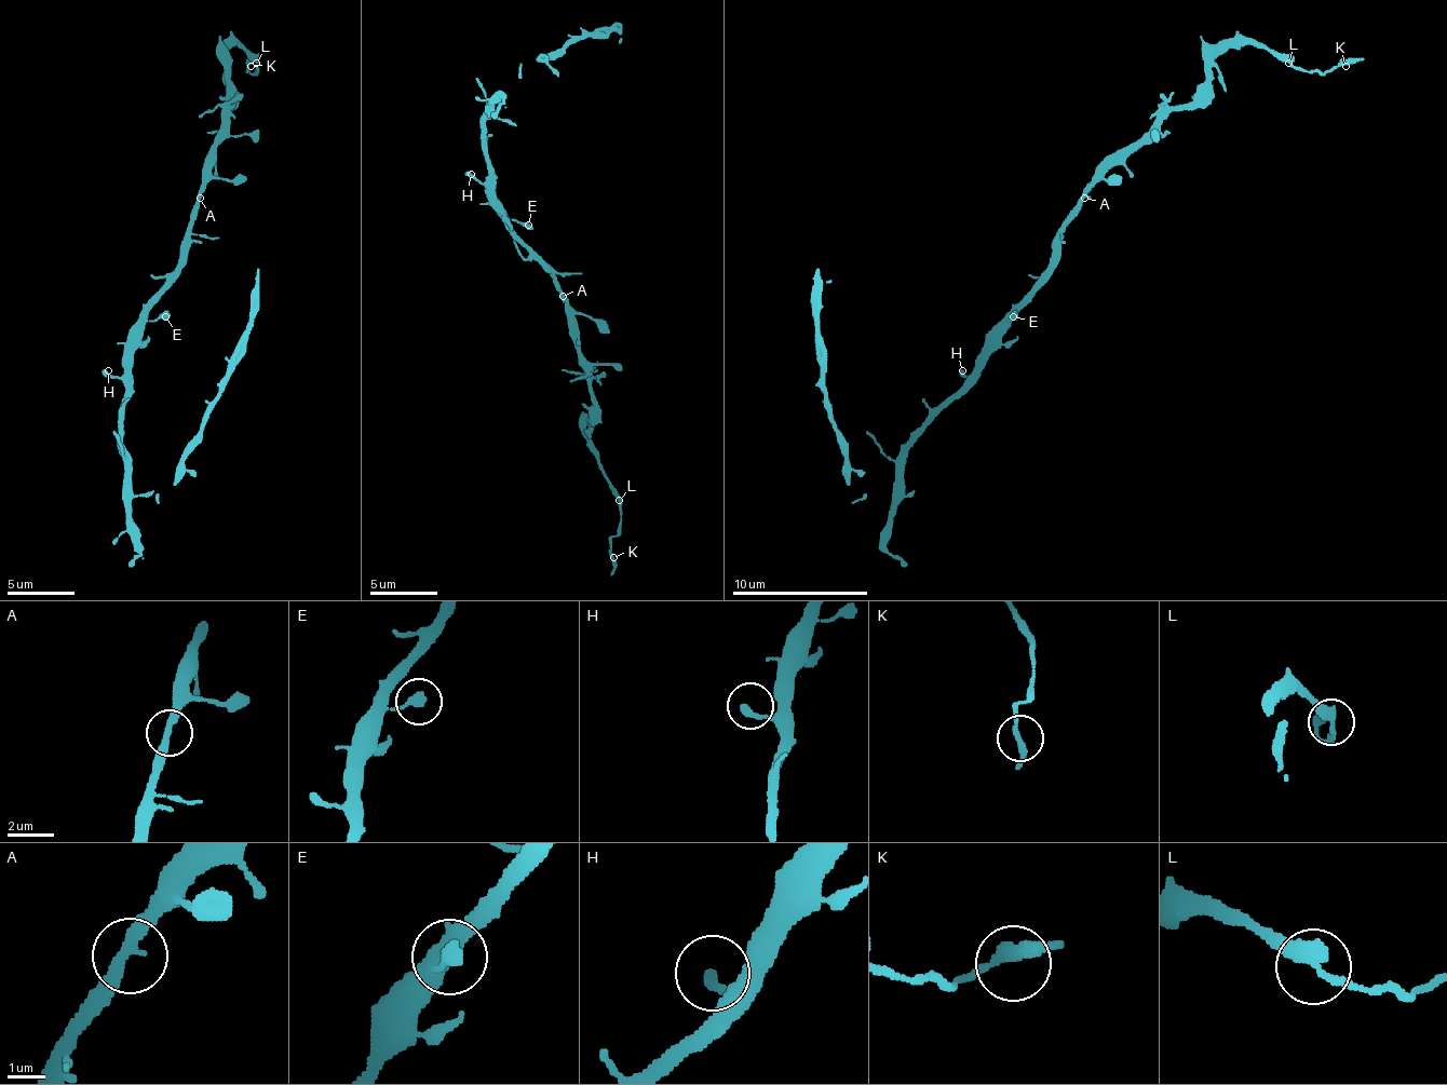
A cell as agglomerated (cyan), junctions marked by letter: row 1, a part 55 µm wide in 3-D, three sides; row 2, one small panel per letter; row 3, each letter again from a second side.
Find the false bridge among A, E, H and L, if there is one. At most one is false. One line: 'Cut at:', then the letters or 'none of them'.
Cut at: L

